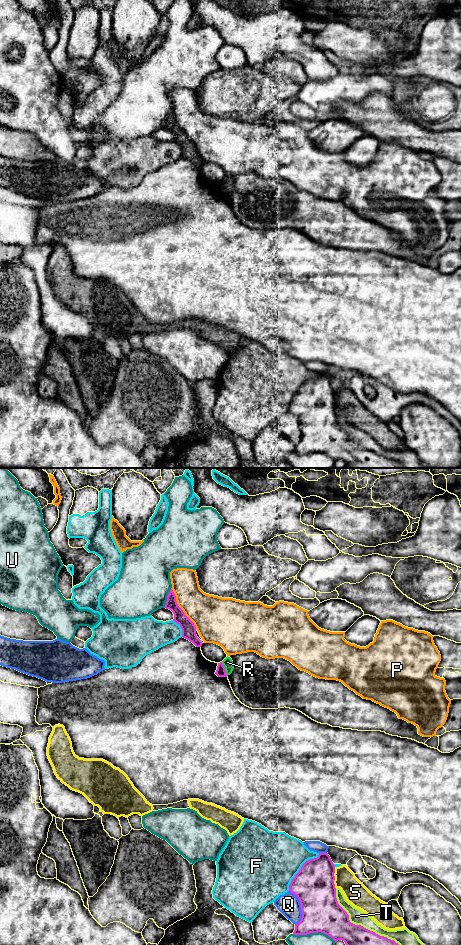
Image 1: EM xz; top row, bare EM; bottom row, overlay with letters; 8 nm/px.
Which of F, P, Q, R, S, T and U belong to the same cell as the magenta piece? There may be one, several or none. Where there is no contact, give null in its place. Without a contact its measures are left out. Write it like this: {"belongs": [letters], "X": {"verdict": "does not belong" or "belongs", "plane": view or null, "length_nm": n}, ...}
{"belongs": [], "F": {"verdict": "does not belong", "plane": "xz", "length_nm": 400}, "P": {"verdict": "does not belong", "plane": "xz", "length_nm": 380}, "Q": {"verdict": "does not belong", "plane": "xz", "length_nm": 300}, "R": {"verdict": "does not belong", "plane": "xz", "length_nm": 120}, "S": {"verdict": "does not belong", "plane": "xz", "length_nm": 180}, "T": {"verdict": "does not belong", "plane": "xz", "length_nm": 700}, "U": {"verdict": "does not belong", "plane": "xz", "length_nm": 170}}

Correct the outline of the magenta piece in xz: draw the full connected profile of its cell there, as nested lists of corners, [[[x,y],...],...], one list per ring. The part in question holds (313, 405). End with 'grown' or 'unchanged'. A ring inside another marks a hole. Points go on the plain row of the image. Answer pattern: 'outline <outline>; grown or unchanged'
outline [[[319,373],[317,378],[306,381],[289,405],[289,411],[300,421],[302,437],[295,445],[294,455],[324,453],[335,462],[342,460],[349,468],[401,468],[394,460],[380,456],[361,445],[350,442],[347,432],[336,418],[335,385],[328,373]]]; unchanged

